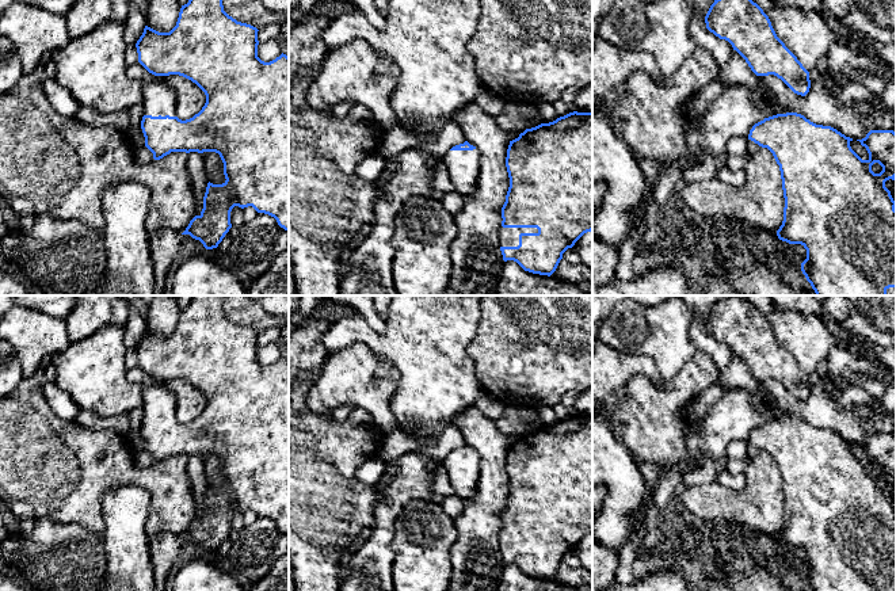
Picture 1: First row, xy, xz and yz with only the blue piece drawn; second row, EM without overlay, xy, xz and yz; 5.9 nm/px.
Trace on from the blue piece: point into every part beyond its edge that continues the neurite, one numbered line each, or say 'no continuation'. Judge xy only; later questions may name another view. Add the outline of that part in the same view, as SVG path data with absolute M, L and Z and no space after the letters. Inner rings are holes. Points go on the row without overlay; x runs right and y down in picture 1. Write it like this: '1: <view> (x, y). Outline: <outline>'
1: xy (159, 401). Outline: M164 380L142 388L144 419L176 420L176 400Z

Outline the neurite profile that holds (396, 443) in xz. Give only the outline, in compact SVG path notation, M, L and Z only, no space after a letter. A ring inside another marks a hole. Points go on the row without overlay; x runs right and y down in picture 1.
M449 423L438 438L413 439L400 430L386 434L382 439L382 449L377 457L384 464L392 464L399 457L415 451L426 453L430 457L428 468L441 465L441 462L455 449L464 447L462 432Z

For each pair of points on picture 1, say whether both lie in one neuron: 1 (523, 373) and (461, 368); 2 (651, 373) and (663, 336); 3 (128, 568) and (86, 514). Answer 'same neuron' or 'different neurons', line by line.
1: different neurons
2: different neurons
3: different neurons

